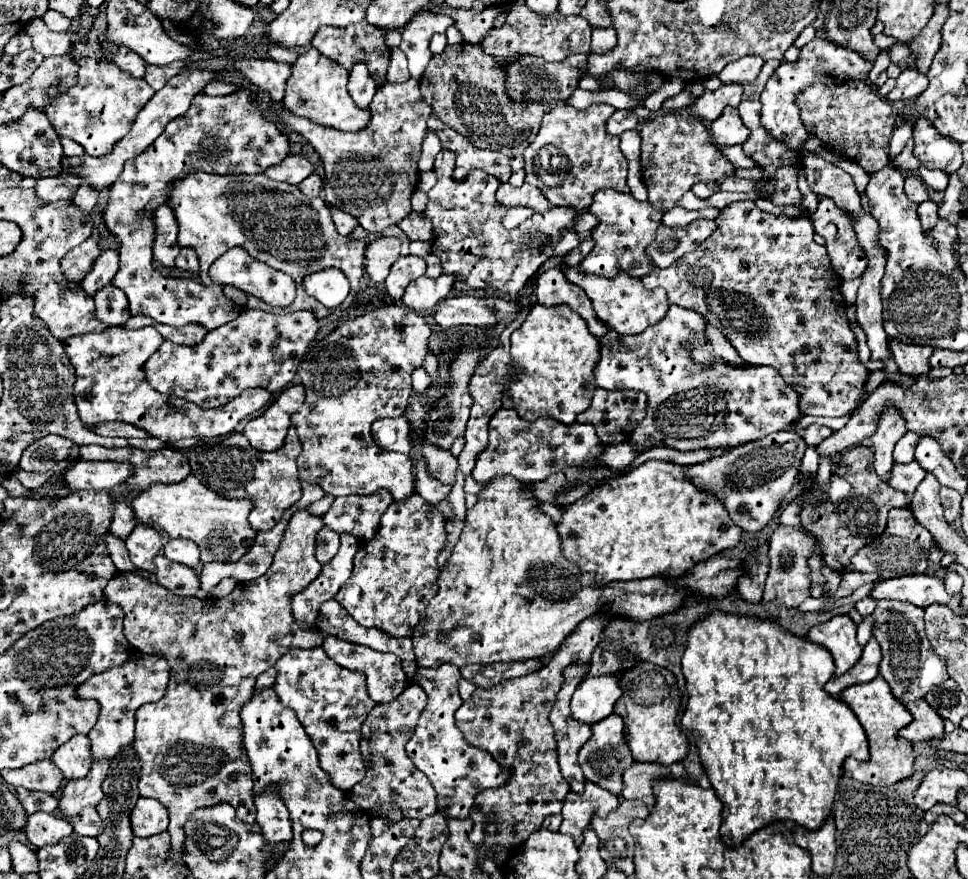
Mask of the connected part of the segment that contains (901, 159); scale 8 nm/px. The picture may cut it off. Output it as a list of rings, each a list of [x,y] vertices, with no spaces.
[[[909,140],[903,148],[903,152],[895,158],[895,166],[907,172],[917,172],[919,170],[919,160],[913,156],[913,140]]]

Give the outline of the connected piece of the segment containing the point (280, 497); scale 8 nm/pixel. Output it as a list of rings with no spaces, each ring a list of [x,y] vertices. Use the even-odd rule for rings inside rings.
[[[291,426],[283,448],[275,452],[259,452],[247,442],[241,432],[233,432],[227,438],[189,448],[187,458],[191,462],[191,474],[199,478],[199,482],[203,482],[207,488],[225,498],[247,498],[253,502],[253,510],[249,512],[249,524],[255,532],[259,532],[271,530],[281,520],[283,510],[301,498],[301,482],[297,478],[295,466],[299,452],[301,442],[295,428]]]

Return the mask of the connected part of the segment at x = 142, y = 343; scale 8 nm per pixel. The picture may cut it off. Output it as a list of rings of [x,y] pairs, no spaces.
[[[119,326],[109,328],[101,334],[73,336],[67,342],[63,342],[63,348],[77,374],[75,404],[79,418],[85,426],[119,420],[145,428],[151,436],[157,436],[163,442],[173,442],[189,436],[207,438],[233,432],[245,416],[259,412],[271,400],[269,392],[261,388],[251,388],[243,390],[239,398],[233,398],[233,402],[227,402],[221,408],[203,410],[201,406],[193,406],[191,402],[183,402],[181,398],[171,398],[153,390],[145,380],[143,364],[153,352],[159,350],[161,344],[163,338],[155,328],[123,330]]]

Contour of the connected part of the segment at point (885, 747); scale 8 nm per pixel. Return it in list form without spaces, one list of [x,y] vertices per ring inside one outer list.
[[[877,676],[871,682],[851,686],[847,690],[843,690],[841,700],[855,712],[857,720],[861,722],[861,726],[867,734],[869,752],[871,752],[869,760],[865,760],[865,762],[847,758],[843,762],[843,772],[863,784],[873,784],[873,786],[891,786],[897,780],[911,776],[913,774],[913,748],[911,748],[911,742],[903,740],[897,734],[899,728],[903,728],[911,722],[911,714],[899,700],[893,698],[891,688],[887,686],[885,678]]]

